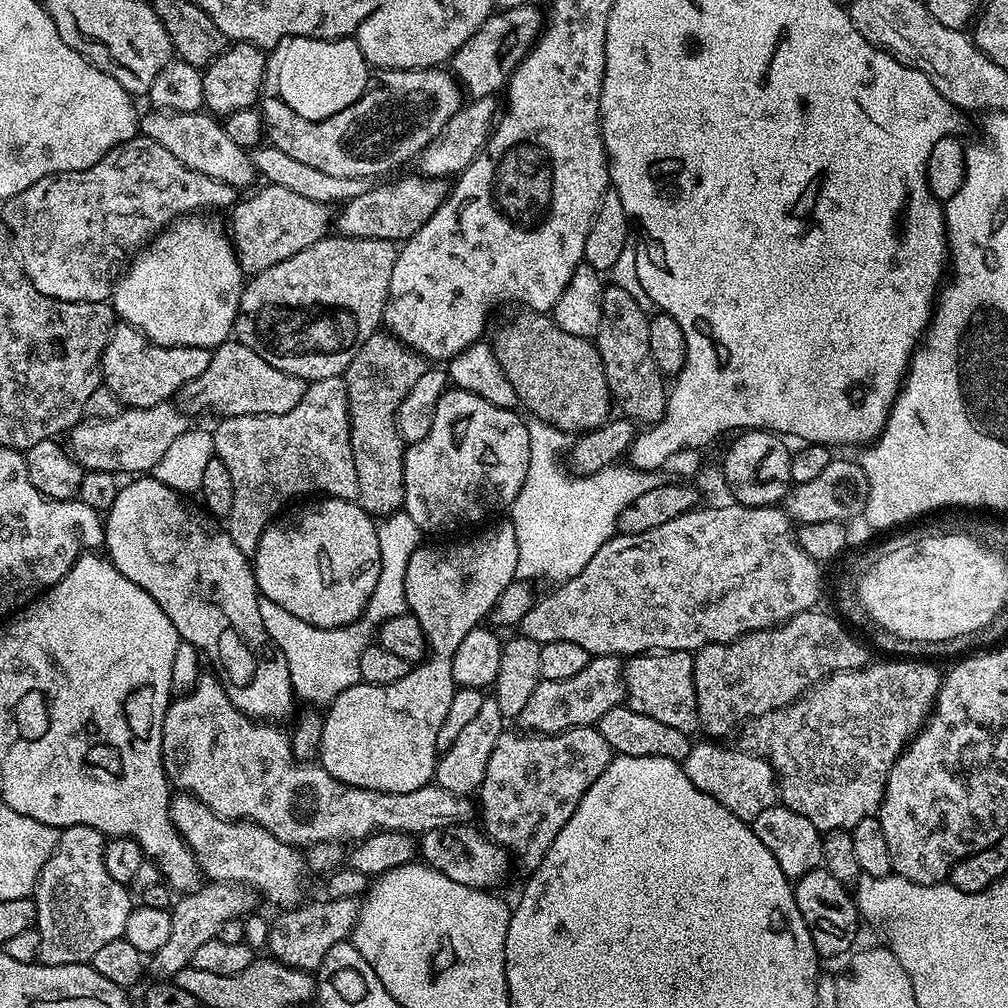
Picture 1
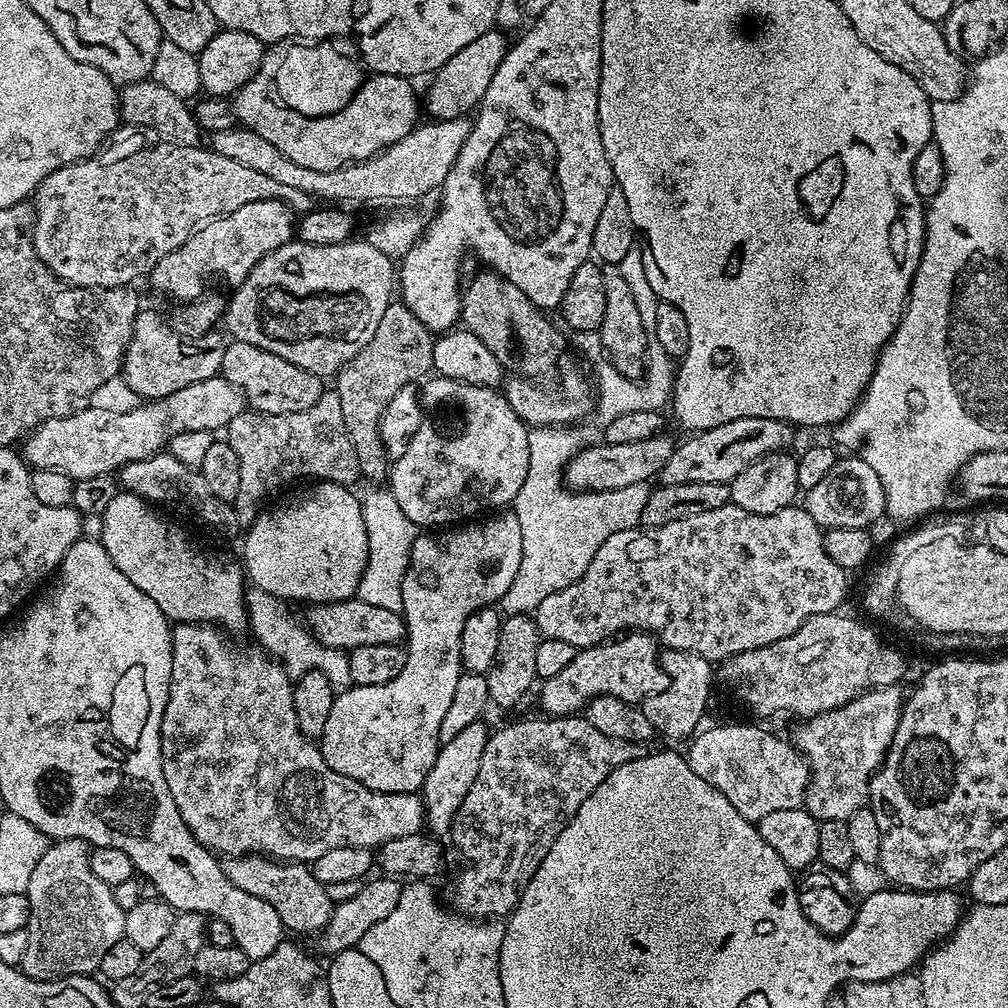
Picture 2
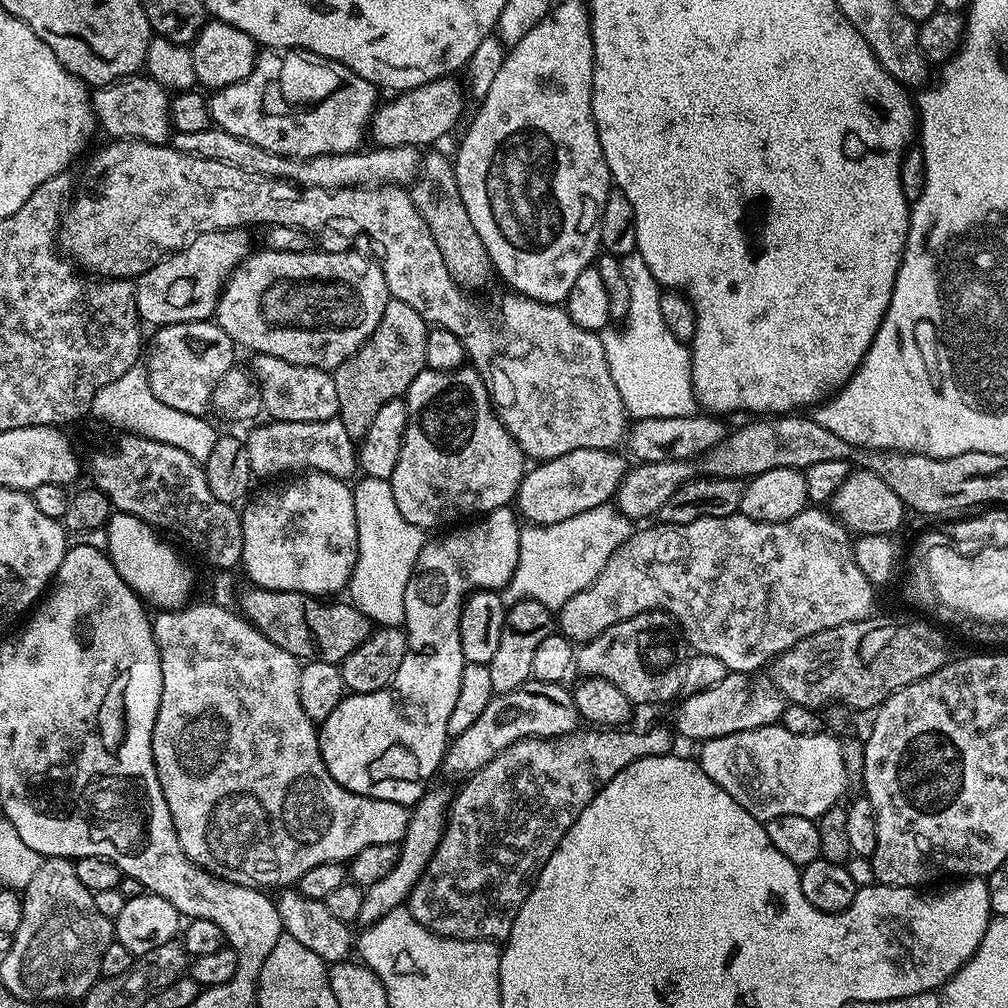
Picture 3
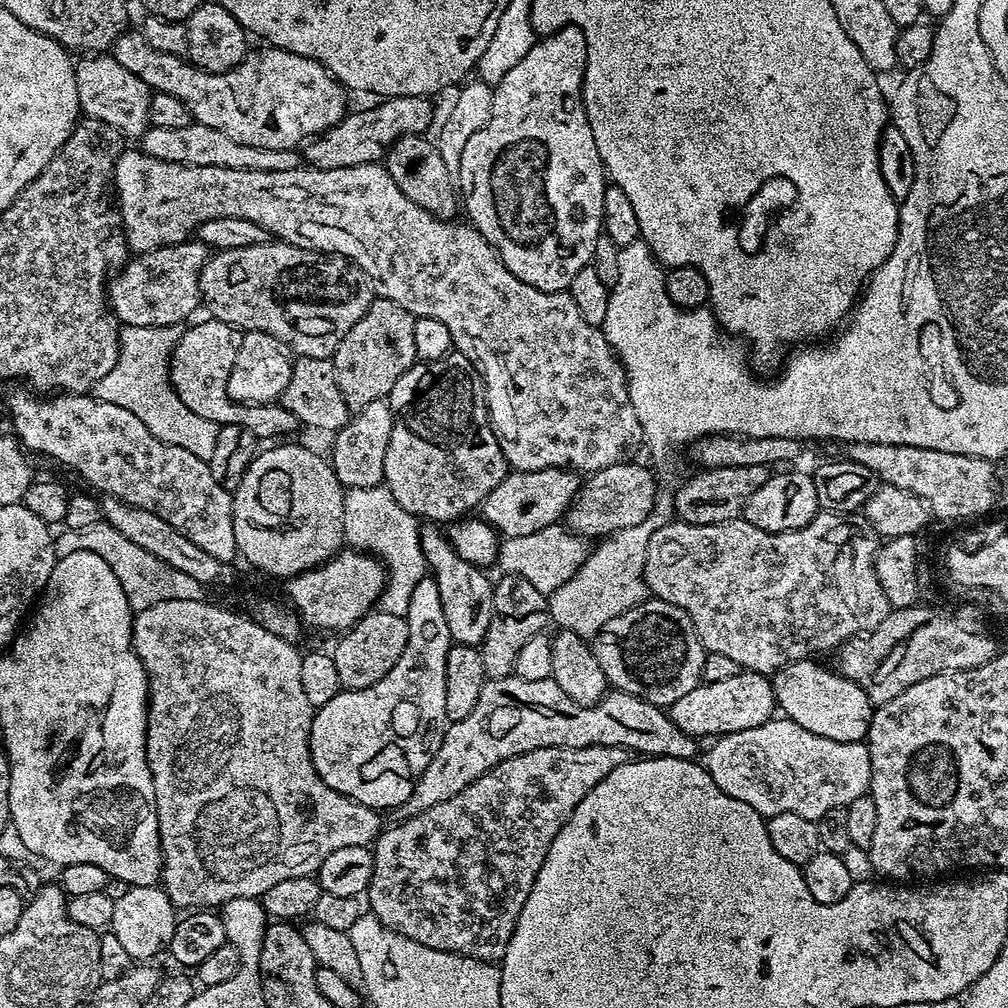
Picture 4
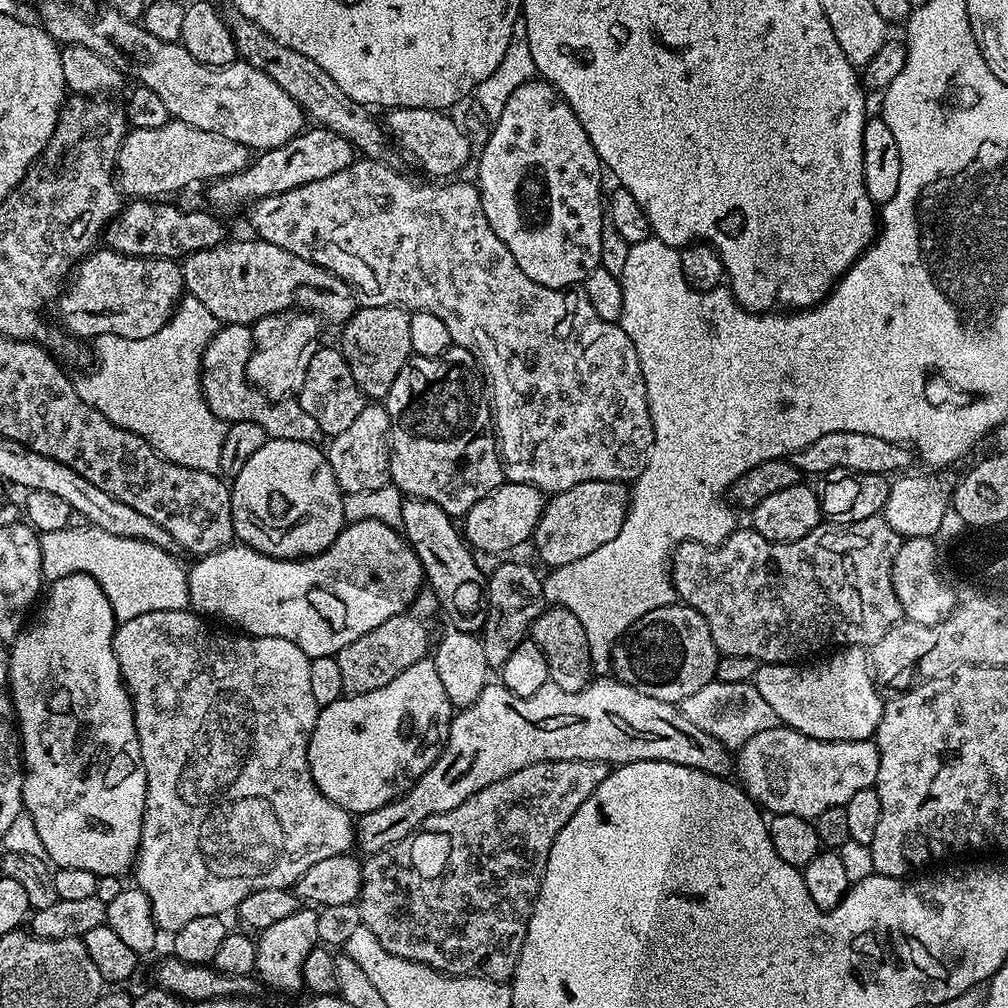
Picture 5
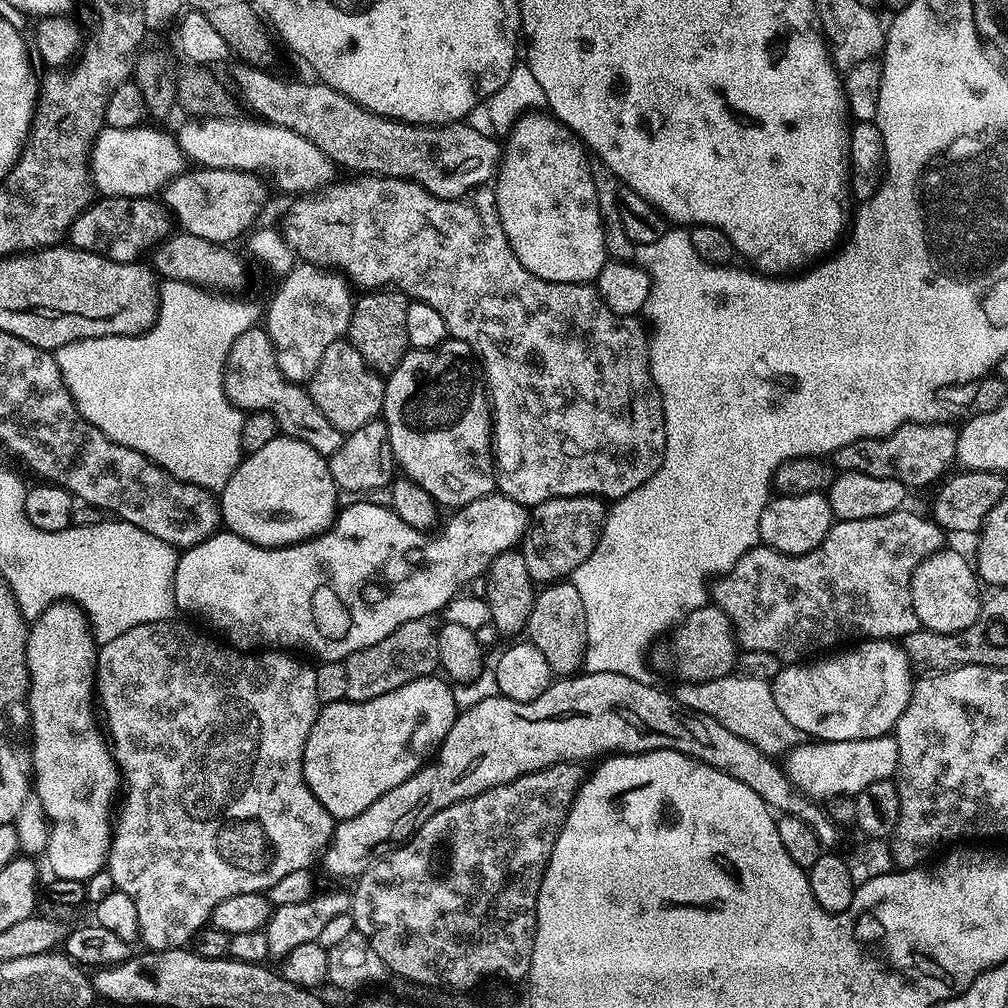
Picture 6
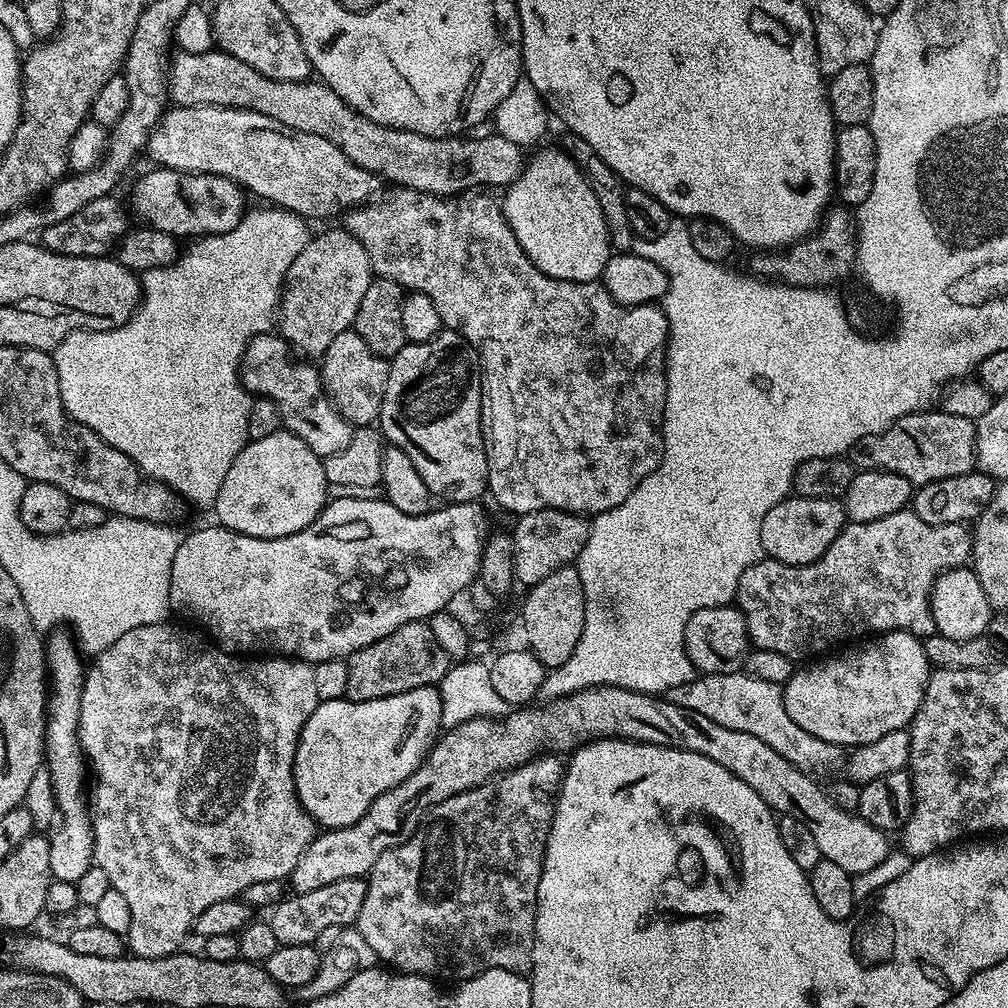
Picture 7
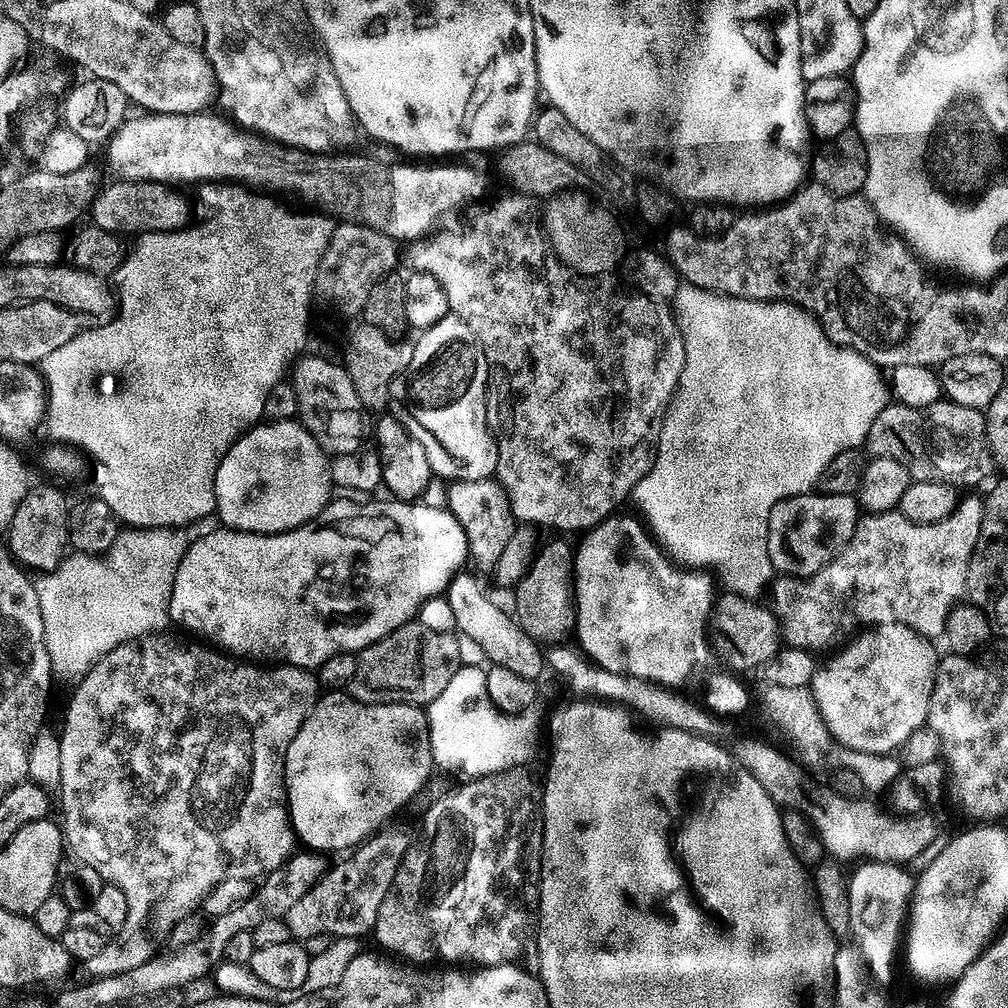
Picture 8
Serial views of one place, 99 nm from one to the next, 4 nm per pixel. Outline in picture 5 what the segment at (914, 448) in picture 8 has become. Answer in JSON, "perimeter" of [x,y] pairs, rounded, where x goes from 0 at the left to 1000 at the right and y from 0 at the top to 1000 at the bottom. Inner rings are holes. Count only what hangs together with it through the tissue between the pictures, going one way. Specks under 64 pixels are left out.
{"perimeter":[[[831,427],[827,431],[815,431],[815,435],[804,438],[796,446],[785,449],[784,457],[795,470],[807,468],[810,474],[815,474],[823,466],[847,466],[859,470],[893,470],[905,460],[907,448],[900,440],[888,440],[879,435],[867,435],[867,431],[851,431],[843,427]]]}

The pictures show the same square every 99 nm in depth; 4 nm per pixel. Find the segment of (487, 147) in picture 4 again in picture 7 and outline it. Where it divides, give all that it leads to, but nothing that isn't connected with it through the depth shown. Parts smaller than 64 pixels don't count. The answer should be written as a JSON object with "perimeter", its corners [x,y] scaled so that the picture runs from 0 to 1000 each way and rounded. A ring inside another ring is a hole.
{"perimeter":[[[540,147],[523,156],[516,176],[503,184],[500,198],[498,194],[500,215],[534,268],[555,278],[591,280],[598,275],[605,253],[601,216],[574,163],[552,147]]]}

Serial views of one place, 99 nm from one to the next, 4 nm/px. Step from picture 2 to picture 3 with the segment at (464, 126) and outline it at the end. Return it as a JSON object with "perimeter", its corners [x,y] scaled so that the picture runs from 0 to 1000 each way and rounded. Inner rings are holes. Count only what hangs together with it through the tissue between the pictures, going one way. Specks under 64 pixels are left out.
{"perimeter":[[[204,125],[191,132],[175,131],[169,139],[170,146],[179,151],[188,151],[190,155],[199,155],[209,159],[219,159],[249,171],[259,171],[261,175],[273,175],[303,187],[364,187],[387,183],[405,185],[413,178],[417,167],[419,151],[416,146],[403,143],[390,147],[366,146],[366,151],[333,151],[329,155],[277,155],[268,149],[260,149],[252,141],[228,133],[213,125]]]}

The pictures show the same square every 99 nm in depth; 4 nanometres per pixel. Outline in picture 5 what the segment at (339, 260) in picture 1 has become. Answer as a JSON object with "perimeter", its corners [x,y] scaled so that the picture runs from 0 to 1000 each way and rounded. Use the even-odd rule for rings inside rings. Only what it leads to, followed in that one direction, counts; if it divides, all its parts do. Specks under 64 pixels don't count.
{"perimeter":[[[257,236],[227,237],[208,248],[196,248],[182,255],[183,288],[196,296],[219,322],[251,322],[273,310],[298,307],[318,318],[340,323],[355,305],[348,282],[307,258],[280,248]]]}

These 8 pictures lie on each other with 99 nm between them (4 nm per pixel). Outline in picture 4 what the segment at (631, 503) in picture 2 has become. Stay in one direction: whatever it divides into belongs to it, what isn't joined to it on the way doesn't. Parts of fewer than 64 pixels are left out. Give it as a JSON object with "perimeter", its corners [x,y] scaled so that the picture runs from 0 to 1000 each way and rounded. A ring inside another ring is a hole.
{"perimeter":[[[558,522],[526,531],[507,532],[497,539],[492,562],[502,568],[502,571],[522,575],[536,588],[546,591],[567,575],[579,563],[585,551],[580,540],[582,539],[576,533],[563,528]]]}

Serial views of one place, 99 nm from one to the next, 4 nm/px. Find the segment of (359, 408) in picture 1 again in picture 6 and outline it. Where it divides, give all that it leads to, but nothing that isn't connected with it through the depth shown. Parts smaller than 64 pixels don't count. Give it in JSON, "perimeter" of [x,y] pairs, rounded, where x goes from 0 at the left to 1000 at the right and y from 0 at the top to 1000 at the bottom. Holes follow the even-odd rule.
{"perimeter":[[[369,288],[349,303],[349,314],[345,320],[344,336],[359,351],[368,365],[378,371],[390,369],[407,347],[403,335],[403,308],[407,298],[396,288]]]}

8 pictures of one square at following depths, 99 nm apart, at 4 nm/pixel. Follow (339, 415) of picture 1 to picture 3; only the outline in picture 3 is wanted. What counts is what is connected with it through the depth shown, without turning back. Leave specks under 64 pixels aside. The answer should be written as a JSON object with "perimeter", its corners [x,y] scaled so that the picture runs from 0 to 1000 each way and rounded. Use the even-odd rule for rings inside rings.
{"perimeter":[[[336,415],[328,417],[315,417],[313,419],[284,419],[283,417],[267,416],[266,421],[255,420],[247,433],[244,433],[244,443],[246,446],[246,461],[250,463],[255,473],[268,472],[272,468],[282,468],[285,464],[290,466],[305,466],[307,468],[322,468],[331,474],[344,477],[345,472],[352,473],[355,468],[355,440],[339,423]]]}

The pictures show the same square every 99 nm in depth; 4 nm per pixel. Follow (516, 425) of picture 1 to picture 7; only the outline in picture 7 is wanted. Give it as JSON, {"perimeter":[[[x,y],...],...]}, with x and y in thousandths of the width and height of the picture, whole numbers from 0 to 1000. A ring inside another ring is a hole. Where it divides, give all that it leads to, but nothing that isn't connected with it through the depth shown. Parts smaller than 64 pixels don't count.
{"perimeter":[[[440,327],[438,328],[437,332],[423,339],[402,340],[400,347],[394,353],[388,354],[385,362],[383,391],[379,395],[379,403],[377,404],[375,425],[388,443],[398,444],[403,450],[403,454],[407,454],[407,458],[411,458],[411,466],[415,466],[415,470],[419,470],[419,478],[423,478],[423,482],[429,488],[430,493],[437,495],[438,492],[438,497],[449,500],[462,500],[475,497],[477,495],[475,492],[481,491],[484,482],[484,445],[482,443],[482,425],[478,420],[478,369],[474,364],[472,346],[453,329]]]}

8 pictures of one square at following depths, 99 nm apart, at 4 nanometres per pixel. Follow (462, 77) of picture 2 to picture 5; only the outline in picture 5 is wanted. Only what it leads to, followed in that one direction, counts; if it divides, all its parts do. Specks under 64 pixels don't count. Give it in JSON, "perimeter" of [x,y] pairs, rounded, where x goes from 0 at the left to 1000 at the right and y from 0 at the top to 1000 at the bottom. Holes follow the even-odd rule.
{"perimeter":[[[316,125],[308,127],[299,129],[295,135],[288,137],[288,141],[280,145],[259,150],[255,154],[258,156],[255,159],[253,156],[246,166],[236,173],[209,180],[205,184],[206,198],[211,202],[209,205],[218,211],[226,210],[240,202],[246,204],[265,194],[280,192],[284,188],[292,188],[296,185],[304,185],[319,177],[327,177],[327,173],[335,173],[335,169],[343,169],[351,162],[351,148],[343,136]]]}

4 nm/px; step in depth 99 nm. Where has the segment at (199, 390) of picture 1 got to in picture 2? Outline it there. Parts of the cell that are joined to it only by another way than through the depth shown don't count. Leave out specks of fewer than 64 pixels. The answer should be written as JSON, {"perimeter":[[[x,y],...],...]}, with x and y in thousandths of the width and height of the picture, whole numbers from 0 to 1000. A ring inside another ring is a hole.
{"perimeter":[[[230,337],[223,344],[216,365],[223,376],[236,383],[236,387],[242,390],[243,398],[253,408],[262,409],[265,413],[308,407],[308,403],[312,403],[323,388],[318,374],[300,367],[300,363],[292,363],[292,359],[284,359],[284,355],[276,355],[276,351],[268,351],[239,337]]]}

